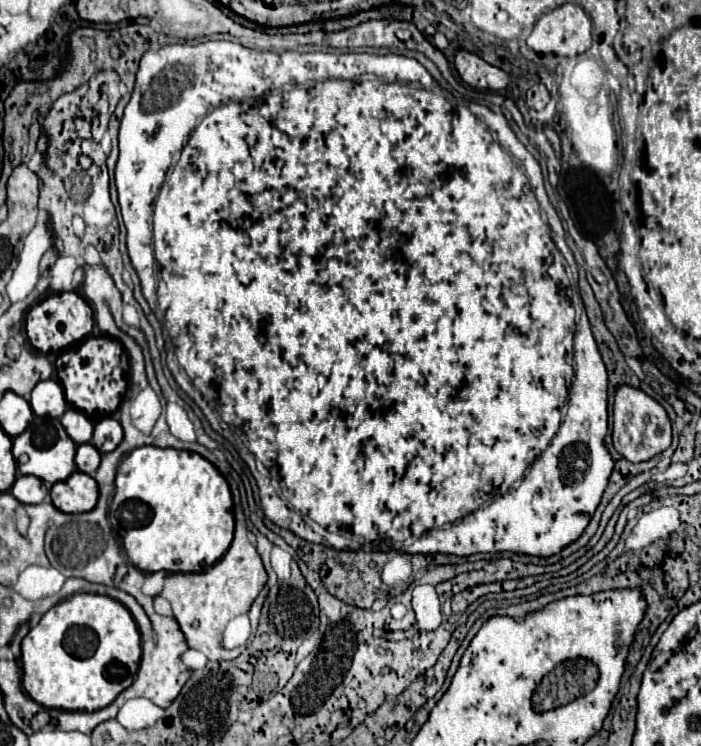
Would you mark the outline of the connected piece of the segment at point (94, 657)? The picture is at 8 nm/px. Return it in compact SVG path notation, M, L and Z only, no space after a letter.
M76 593L54 605L22 641L22 687L42 707L98 711L108 707L136 677L140 633L130 611L106 597Z

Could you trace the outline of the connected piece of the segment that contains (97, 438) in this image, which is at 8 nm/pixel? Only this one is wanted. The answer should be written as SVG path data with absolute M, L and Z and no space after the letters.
M104 417L94 425L92 445L100 449L100 453L110 453L122 441L122 427L114 417Z

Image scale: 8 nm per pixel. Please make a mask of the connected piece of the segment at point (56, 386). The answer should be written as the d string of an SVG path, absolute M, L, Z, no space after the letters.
M46 379L40 381L32 389L30 397L30 407L38 417L62 417L64 411L68 409L68 403L64 399L62 385L56 379Z

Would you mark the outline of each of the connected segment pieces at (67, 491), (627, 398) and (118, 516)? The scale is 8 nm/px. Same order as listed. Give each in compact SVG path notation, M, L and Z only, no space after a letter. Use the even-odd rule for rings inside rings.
M74 471L66 481L50 489L50 499L62 513L92 511L98 501L98 485L90 475Z
M622 385L614 397L614 427L612 427L612 443L614 449L628 461L640 463L648 461L654 455L666 451L672 443L672 429L670 419L664 407L648 397L644 391Z
M154 445L138 447L126 455L116 473L116 493L108 509L108 521L122 547L132 549L132 565L144 573L202 573L212 567L232 543L234 513L230 513L230 487L218 469L200 457L198 453L160 449ZM120 529L132 533L128 539L120 539Z

